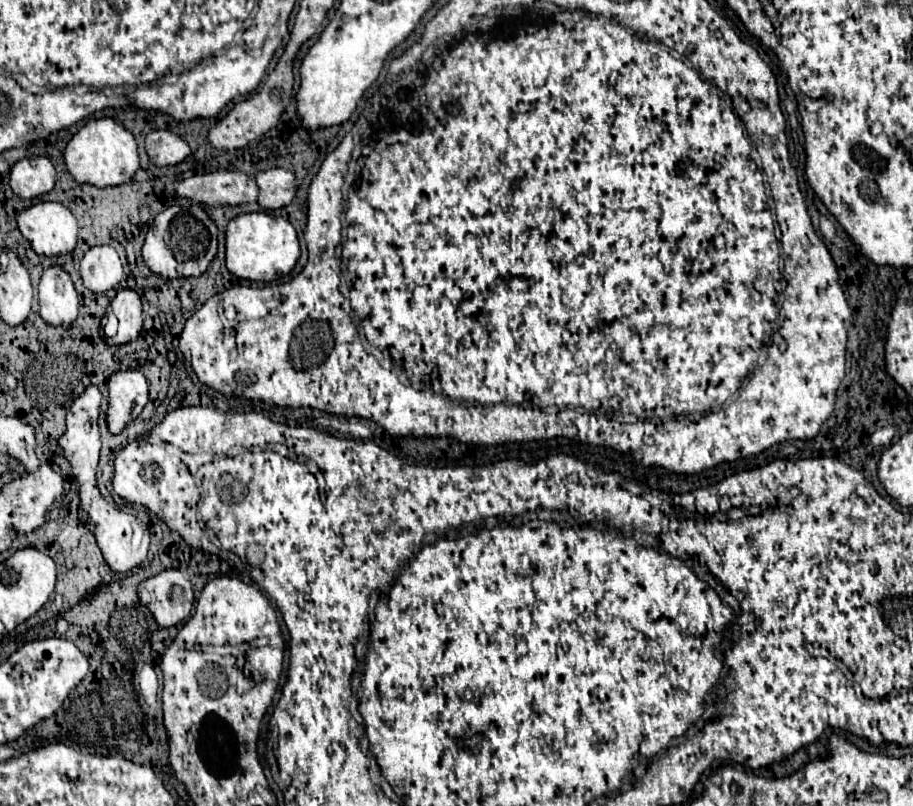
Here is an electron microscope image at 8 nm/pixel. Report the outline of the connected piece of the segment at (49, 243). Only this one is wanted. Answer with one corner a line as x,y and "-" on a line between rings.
37,202
17,216
21,234
37,254
67,254
77,244
77,220
61,202

